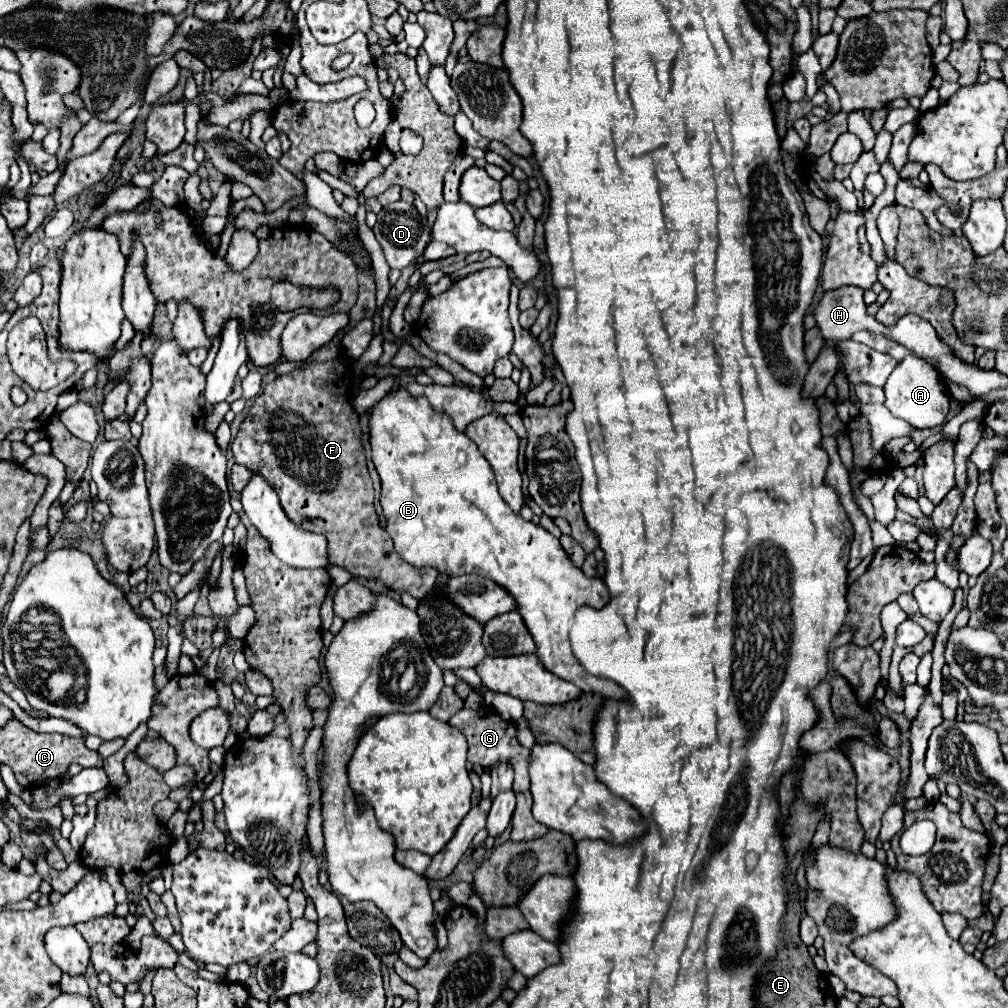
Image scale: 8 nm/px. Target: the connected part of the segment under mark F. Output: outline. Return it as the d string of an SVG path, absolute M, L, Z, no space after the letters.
M358 274L360 294L350 310L348 328L314 352L302 370L294 370L266 384L232 440L232 452L238 464L248 466L268 480L286 516L296 526L328 538L330 560L336 566L346 568L354 578L376 580L388 590L408 592L420 600L436 584L440 572L432 566L416 568L404 564L388 532L380 526L374 508L374 486L360 442L358 416L348 406L352 398L352 372L340 340L356 322L372 318L376 310L374 274Z

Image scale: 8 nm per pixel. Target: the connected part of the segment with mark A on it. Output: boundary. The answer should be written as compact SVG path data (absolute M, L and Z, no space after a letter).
M908 356L906 360L902 360L898 364L898 368L888 376L886 384L884 384L884 394L886 394L886 408L896 416L906 420L910 426L922 430L922 428L936 428L942 426L942 422L948 416L950 410L950 390L946 386L946 382L942 380L942 376L938 372L934 372L932 366L928 366L928 362L916 358L916 356Z

